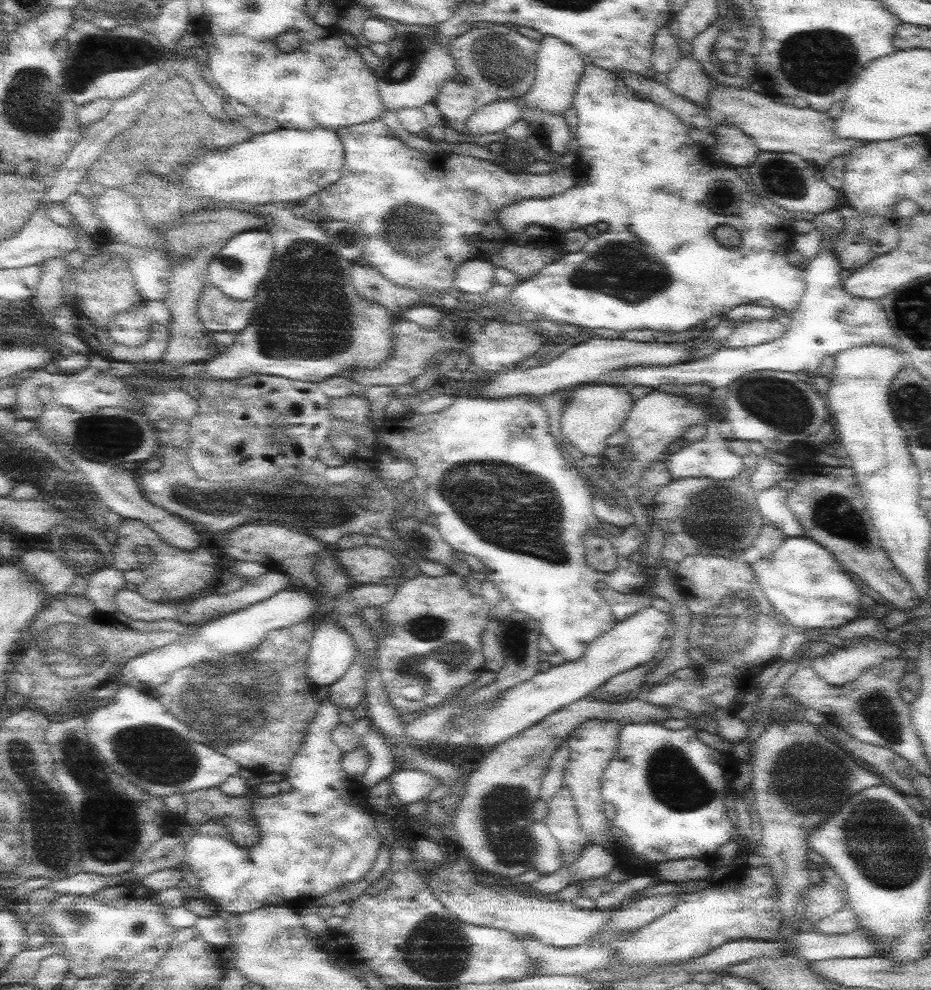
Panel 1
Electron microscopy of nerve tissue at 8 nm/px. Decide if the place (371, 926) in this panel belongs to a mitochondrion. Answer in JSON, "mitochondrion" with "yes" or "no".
{"mitochondrion":"no"}

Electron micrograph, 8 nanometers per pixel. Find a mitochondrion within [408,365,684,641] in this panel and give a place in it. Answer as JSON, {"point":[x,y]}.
{"point":[479,502]}

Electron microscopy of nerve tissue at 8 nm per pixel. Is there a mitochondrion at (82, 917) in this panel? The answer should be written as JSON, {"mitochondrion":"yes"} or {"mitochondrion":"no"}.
{"mitochondrion":"yes"}

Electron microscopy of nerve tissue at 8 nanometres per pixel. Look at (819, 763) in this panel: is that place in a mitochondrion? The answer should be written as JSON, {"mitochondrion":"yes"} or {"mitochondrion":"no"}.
{"mitochondrion":"no"}

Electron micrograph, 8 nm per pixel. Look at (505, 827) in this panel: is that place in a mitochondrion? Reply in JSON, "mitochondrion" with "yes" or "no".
{"mitochondrion":"yes"}

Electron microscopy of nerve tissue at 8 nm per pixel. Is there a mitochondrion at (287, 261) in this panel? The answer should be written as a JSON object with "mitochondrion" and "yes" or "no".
{"mitochondrion":"yes"}

